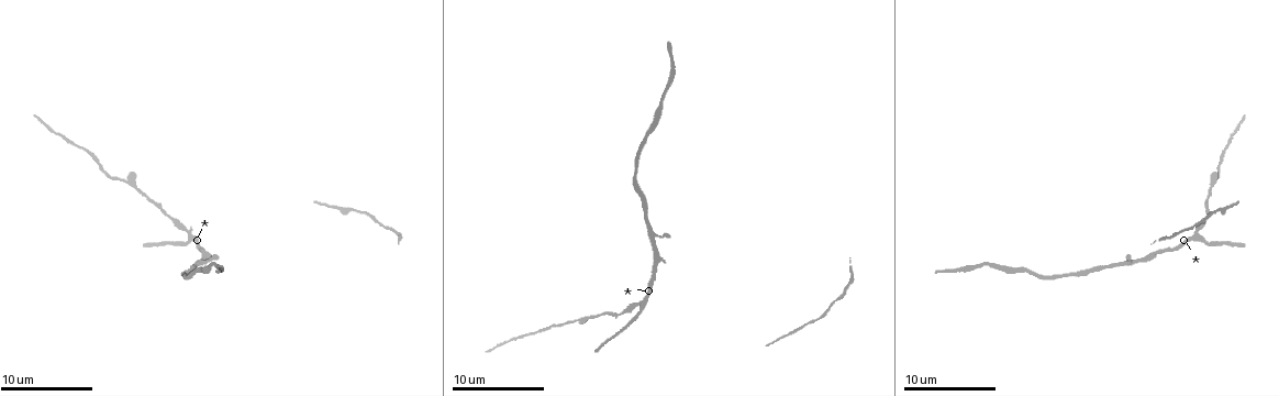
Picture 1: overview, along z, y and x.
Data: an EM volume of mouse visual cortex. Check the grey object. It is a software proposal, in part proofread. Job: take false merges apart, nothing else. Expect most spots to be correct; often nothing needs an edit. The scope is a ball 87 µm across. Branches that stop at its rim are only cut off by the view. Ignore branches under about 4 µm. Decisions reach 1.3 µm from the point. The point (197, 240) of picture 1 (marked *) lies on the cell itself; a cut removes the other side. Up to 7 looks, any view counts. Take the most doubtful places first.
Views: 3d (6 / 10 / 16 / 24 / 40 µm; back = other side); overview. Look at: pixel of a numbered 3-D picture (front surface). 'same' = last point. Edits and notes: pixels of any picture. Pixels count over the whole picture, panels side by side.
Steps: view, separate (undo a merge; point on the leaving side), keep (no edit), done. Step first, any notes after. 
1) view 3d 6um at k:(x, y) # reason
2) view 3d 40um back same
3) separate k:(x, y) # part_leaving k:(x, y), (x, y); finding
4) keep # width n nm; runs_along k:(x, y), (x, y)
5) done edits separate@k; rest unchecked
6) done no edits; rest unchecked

view 3d 16um at 1:(1198, 236) # arms run side by side

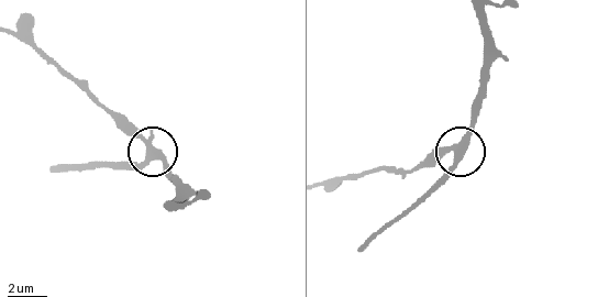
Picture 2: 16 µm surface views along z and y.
view 3d 16um back at 2:(155, 153)

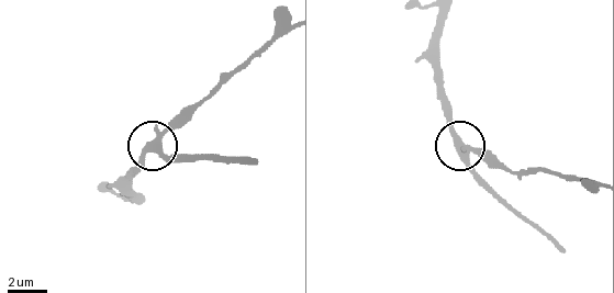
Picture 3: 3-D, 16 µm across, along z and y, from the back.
keep # side_arm 24 um; one cell here

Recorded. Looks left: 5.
view 3d 10um at 1:(573, 323) # sudden change in width

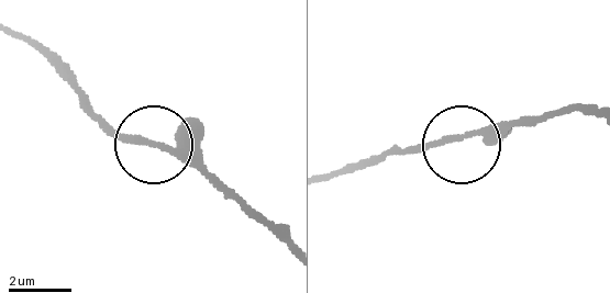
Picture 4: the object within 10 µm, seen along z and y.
view 3d 10um back at 4:(458, 137)

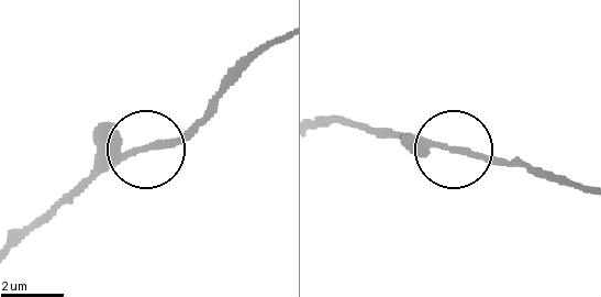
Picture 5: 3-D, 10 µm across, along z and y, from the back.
keep # runs_along 5:(318, 122), (357, 122), (388, 139), (527, 162); continuous, no second cell

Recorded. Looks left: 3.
view 3d 6um at 1:(648, 230) # calibre changes

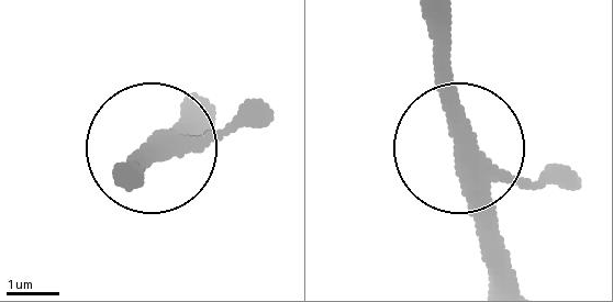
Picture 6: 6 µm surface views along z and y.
keep # arms 3; runs_along 6:(178, 109), (138, 169); continuous, no second cell

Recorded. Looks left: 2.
done no edits; rest unchecked

